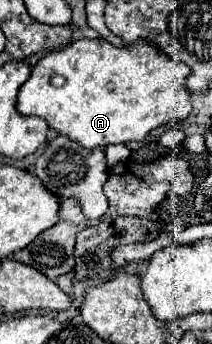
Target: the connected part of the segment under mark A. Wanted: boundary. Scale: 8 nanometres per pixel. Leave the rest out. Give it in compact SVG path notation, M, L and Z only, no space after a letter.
M82 38L62 50L46 54L32 66L30 78L18 90L16 110L22 116L38 116L46 120L54 132L68 136L88 150L110 144L128 144L142 140L150 130L162 124L184 120L190 114L190 94L184 90L188 74L188 66L164 58L164 54L160 54L154 46L148 46L148 42L116 48L100 38Z

